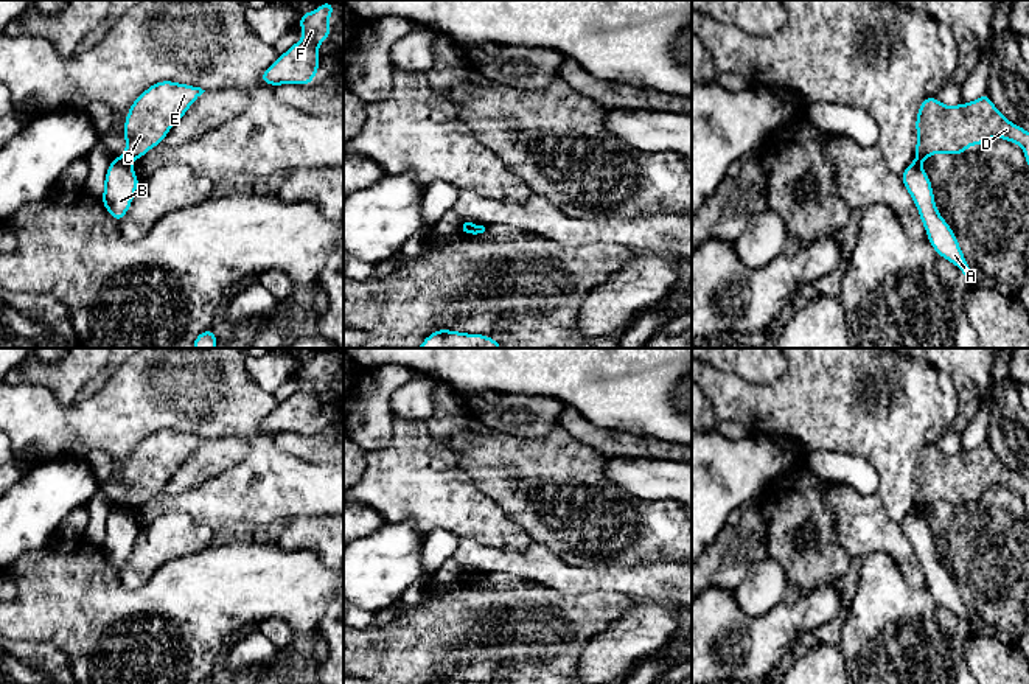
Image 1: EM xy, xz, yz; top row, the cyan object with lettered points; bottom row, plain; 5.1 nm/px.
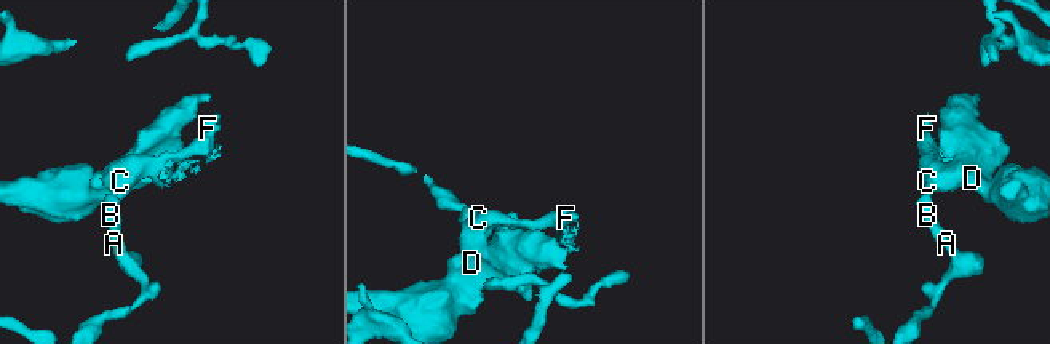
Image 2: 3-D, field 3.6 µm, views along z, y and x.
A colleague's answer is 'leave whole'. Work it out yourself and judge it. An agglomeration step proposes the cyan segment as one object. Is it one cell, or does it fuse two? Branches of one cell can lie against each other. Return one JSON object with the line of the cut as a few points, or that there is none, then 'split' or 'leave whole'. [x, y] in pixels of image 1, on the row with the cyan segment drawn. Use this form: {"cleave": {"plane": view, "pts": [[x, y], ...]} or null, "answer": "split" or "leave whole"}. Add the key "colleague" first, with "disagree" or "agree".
{"colleague": "disagree", "cleave": {"plane": "xy", "pts": [[125, 156], [131, 160]]}, "answer": "split"}

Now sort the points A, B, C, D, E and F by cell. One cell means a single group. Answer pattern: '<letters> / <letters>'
A B / C D E F

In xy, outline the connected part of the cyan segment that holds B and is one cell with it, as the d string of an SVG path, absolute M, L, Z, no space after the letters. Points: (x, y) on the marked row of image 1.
M113 157L104 177L104 193L99 201L117 222L126 216L138 183L132 160Z

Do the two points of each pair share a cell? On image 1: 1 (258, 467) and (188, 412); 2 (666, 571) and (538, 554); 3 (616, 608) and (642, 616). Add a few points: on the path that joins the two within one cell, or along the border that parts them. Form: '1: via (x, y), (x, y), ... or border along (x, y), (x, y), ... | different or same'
1: via (258, 443), (227, 412), (212, 412) | same
2: via (634, 579), (569, 579) | same
3: border along (636, 597), (617, 619), (597, 635) | different

